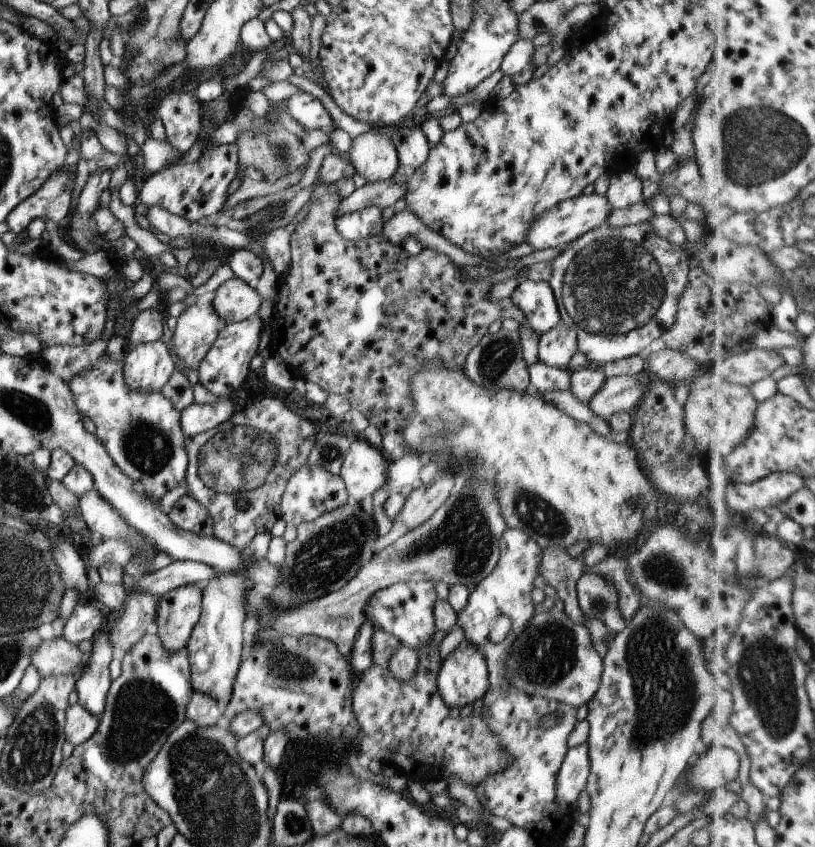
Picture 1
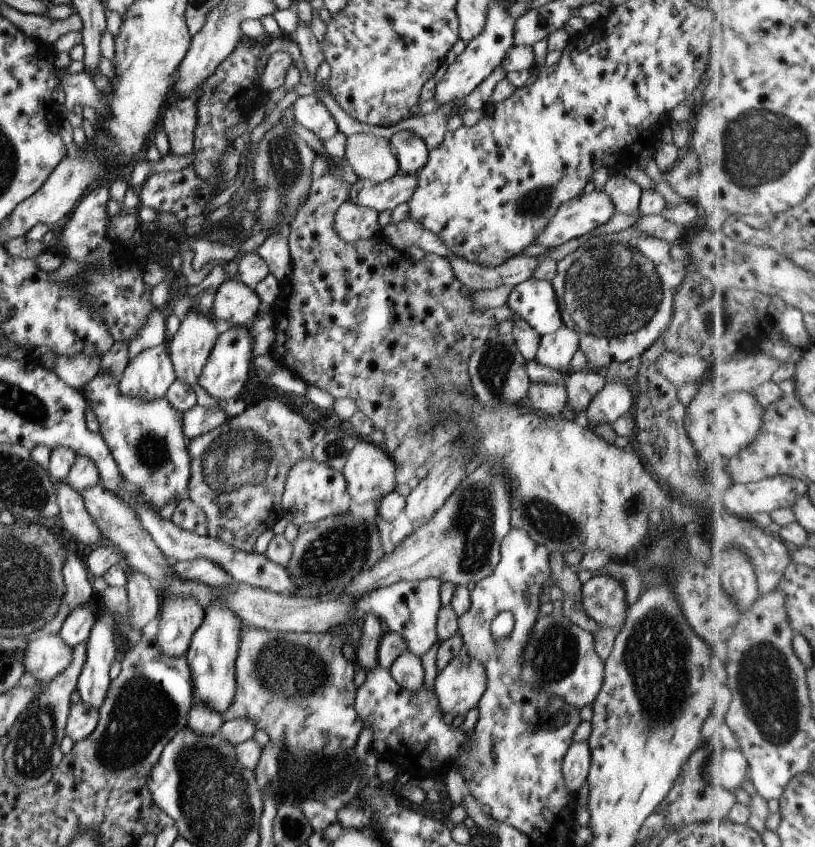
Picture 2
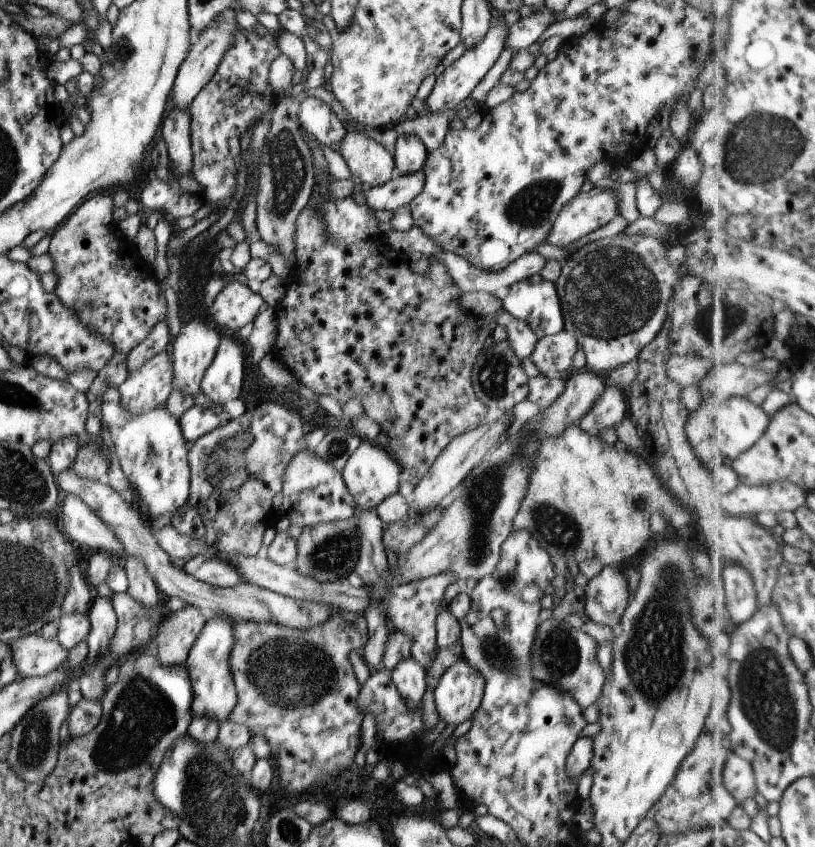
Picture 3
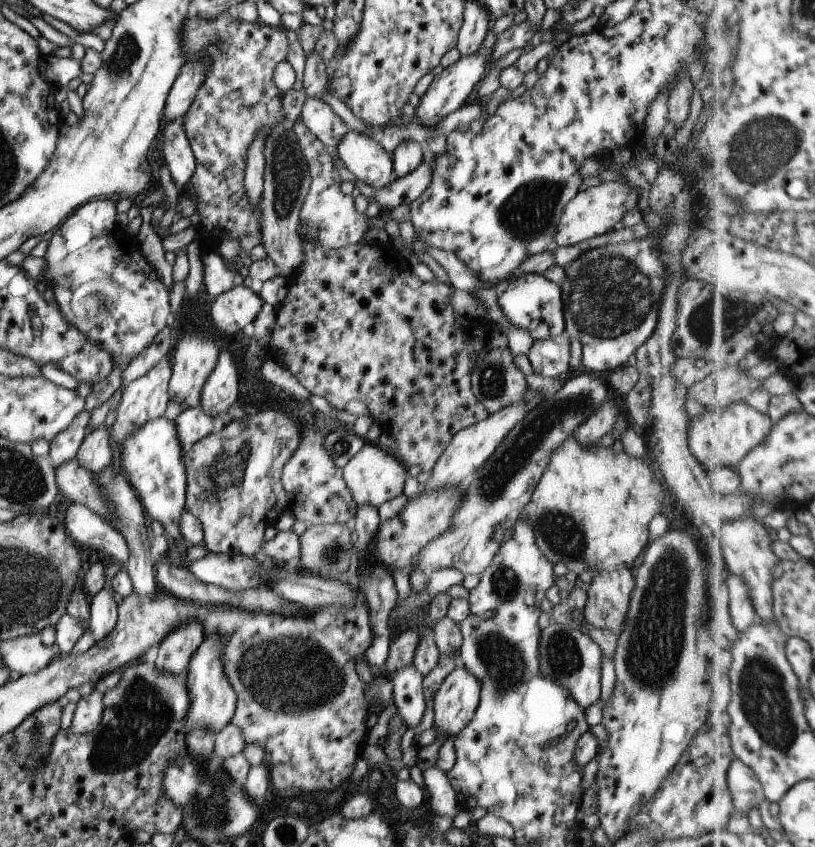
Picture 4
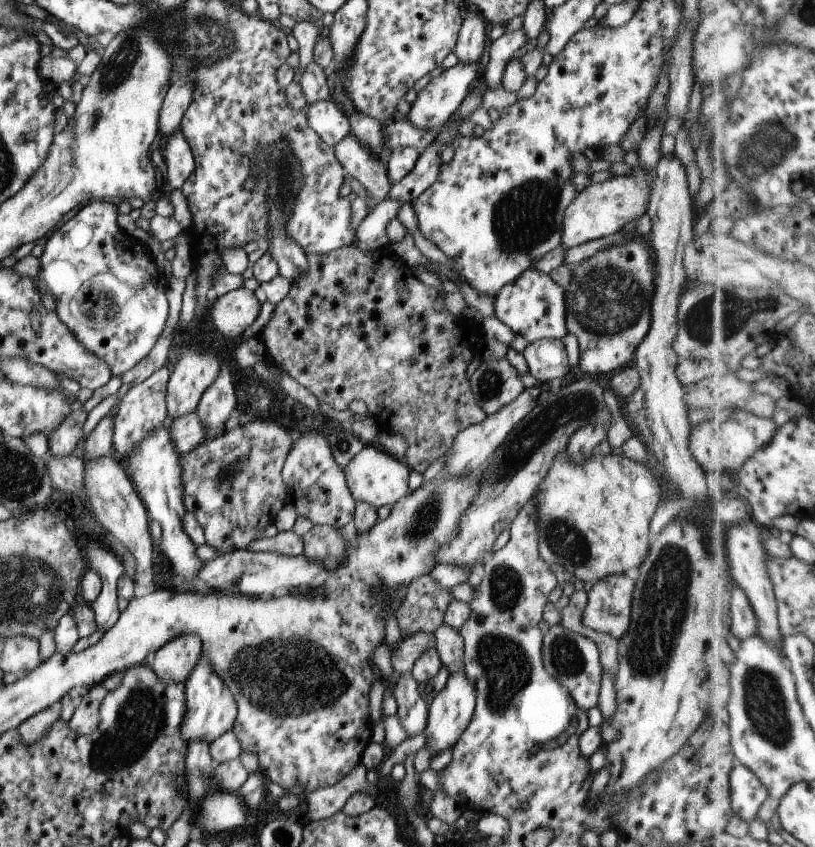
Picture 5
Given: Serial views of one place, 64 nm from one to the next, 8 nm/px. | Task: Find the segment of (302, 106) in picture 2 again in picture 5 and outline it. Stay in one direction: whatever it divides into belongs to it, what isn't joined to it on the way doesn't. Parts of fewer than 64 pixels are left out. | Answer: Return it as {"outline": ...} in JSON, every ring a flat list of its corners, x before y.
{"outline":[[332,98,329,101,309,104,304,110,310,126,328,146,335,147,350,133,347,116]]}

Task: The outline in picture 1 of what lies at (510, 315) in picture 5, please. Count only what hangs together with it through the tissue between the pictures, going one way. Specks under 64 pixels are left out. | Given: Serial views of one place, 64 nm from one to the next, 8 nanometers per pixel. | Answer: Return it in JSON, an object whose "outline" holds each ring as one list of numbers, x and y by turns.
{"outline":[[522,278,510,300,525,314,525,321,538,336,562,324,553,290,547,282]]}

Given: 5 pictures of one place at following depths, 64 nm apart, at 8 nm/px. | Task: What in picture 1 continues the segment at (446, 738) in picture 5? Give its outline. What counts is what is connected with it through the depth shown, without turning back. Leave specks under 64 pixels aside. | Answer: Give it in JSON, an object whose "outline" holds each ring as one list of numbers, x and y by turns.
{"outline":[[464,640,443,663,436,676,438,694,450,708,464,708,483,698,489,688,486,659,477,646]]}

